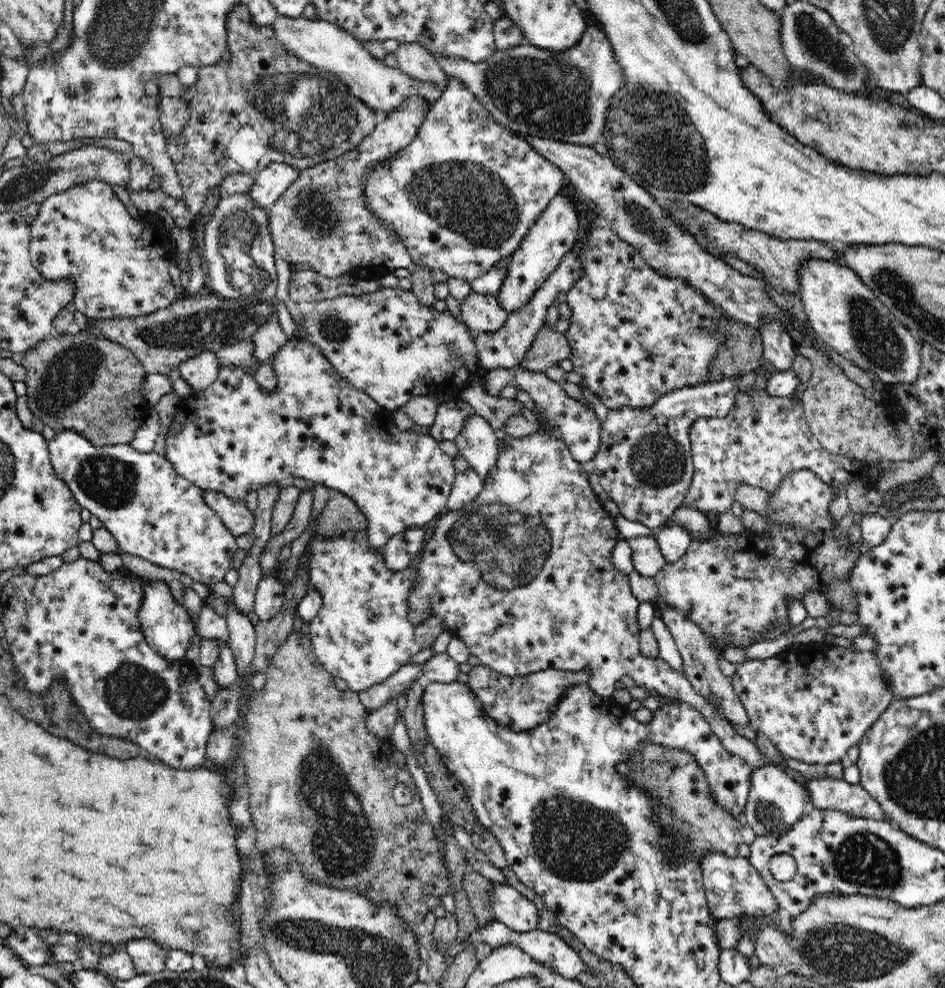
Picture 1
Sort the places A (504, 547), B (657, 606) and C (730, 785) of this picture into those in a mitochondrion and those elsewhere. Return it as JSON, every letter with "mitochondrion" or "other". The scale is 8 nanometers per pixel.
{"A":"mitochondrion","B":"other","C":"other"}

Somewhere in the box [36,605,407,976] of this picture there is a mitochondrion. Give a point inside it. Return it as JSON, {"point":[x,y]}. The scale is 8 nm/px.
{"point":[341,828]}

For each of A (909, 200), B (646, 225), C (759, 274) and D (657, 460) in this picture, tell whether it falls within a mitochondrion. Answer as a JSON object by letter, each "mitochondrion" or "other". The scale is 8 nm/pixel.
{"A":"other","B":"mitochondrion","C":"other","D":"mitochondrion"}

